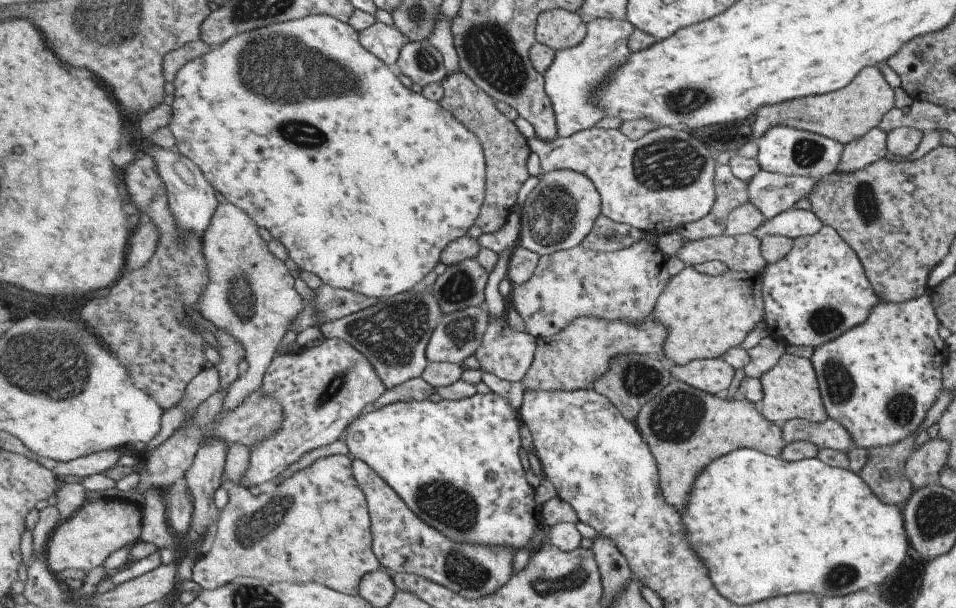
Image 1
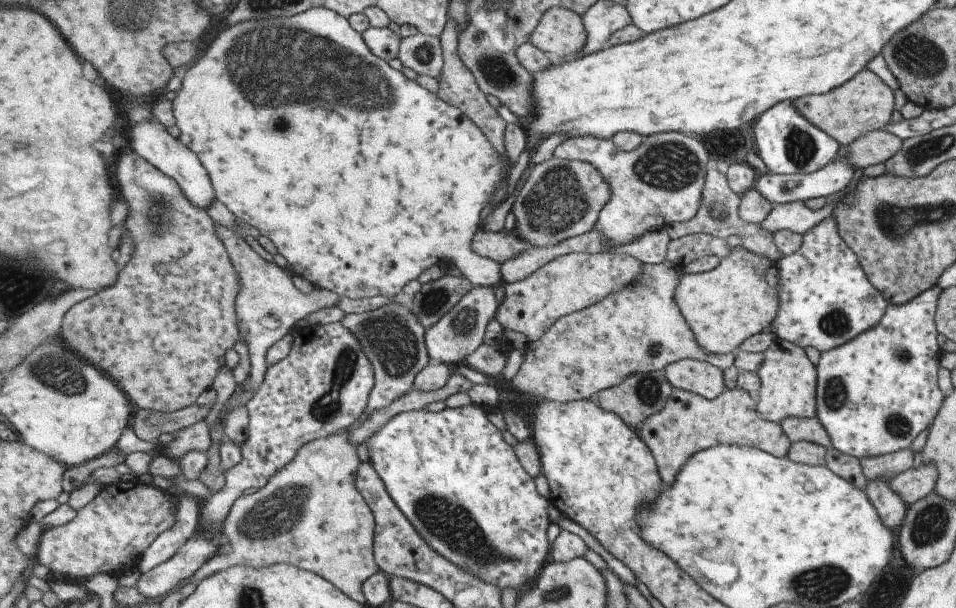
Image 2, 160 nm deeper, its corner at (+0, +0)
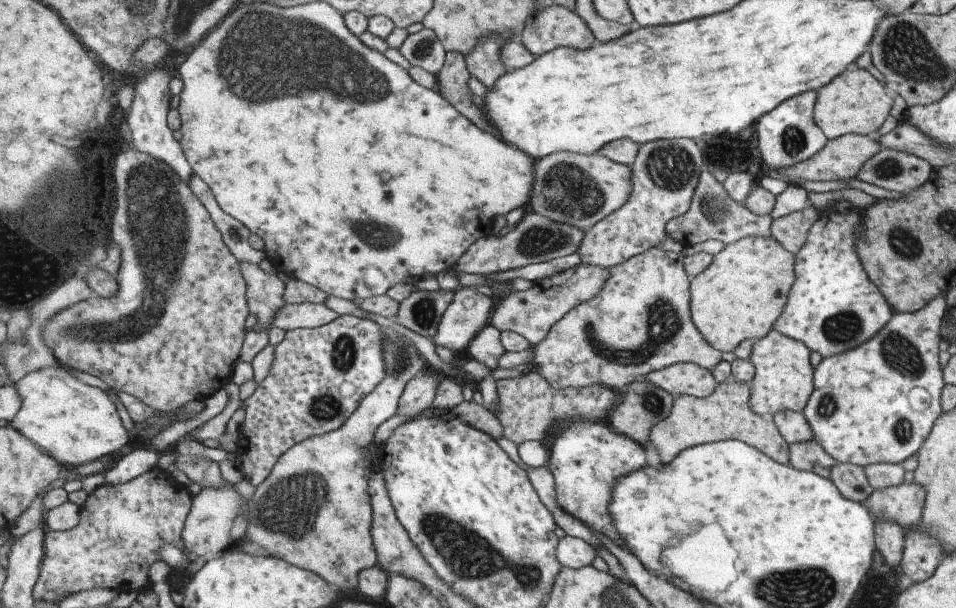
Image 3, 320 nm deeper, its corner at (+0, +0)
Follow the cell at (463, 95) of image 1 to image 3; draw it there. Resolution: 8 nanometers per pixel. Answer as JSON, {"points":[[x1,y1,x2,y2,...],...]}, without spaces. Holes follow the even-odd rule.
{"points":[[448,51,444,67,437,77,440,84,438,90,451,104,456,105,469,120,485,131,495,133,491,119,486,116,483,108,471,102,473,92,468,82,472,74,464,54]]}

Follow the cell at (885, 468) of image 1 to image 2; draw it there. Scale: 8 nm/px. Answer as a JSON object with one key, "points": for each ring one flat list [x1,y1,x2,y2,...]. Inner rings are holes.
{"points":[[885,480,867,481,864,493,881,524,895,533,902,523,907,505,889,488]]}

